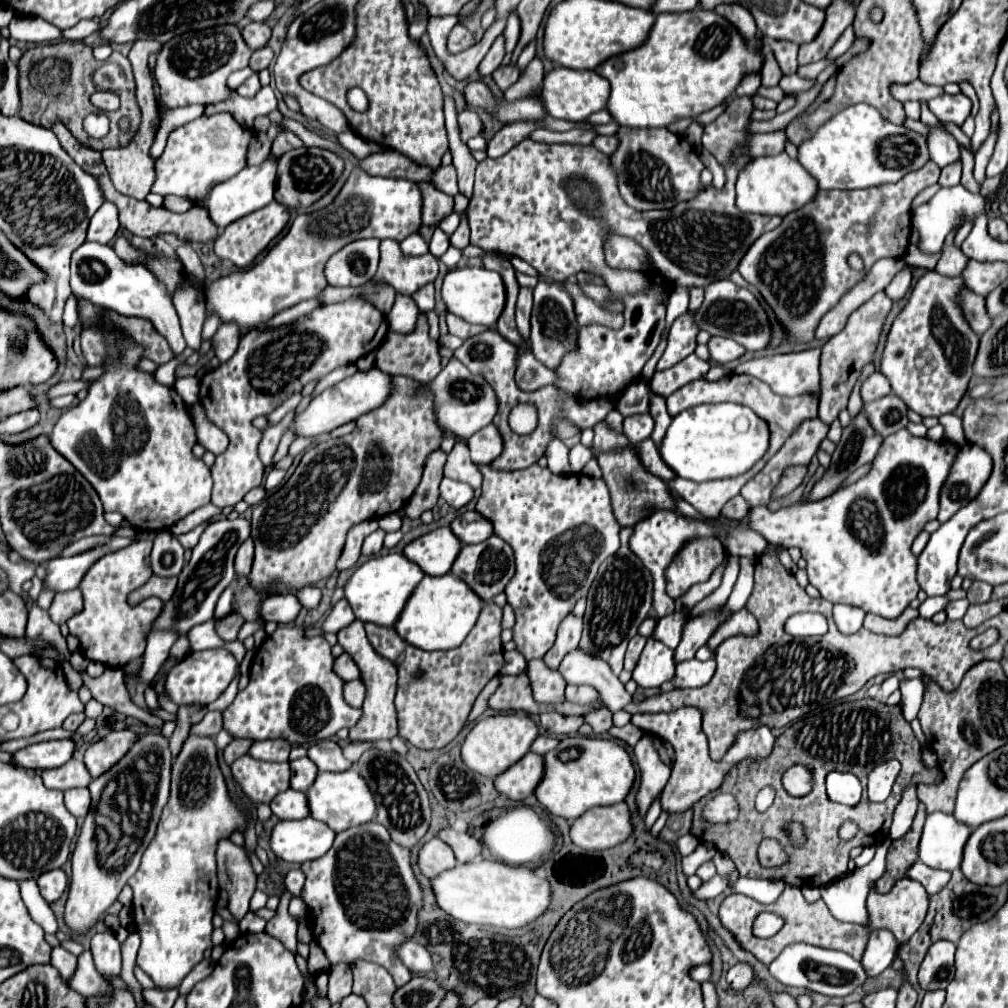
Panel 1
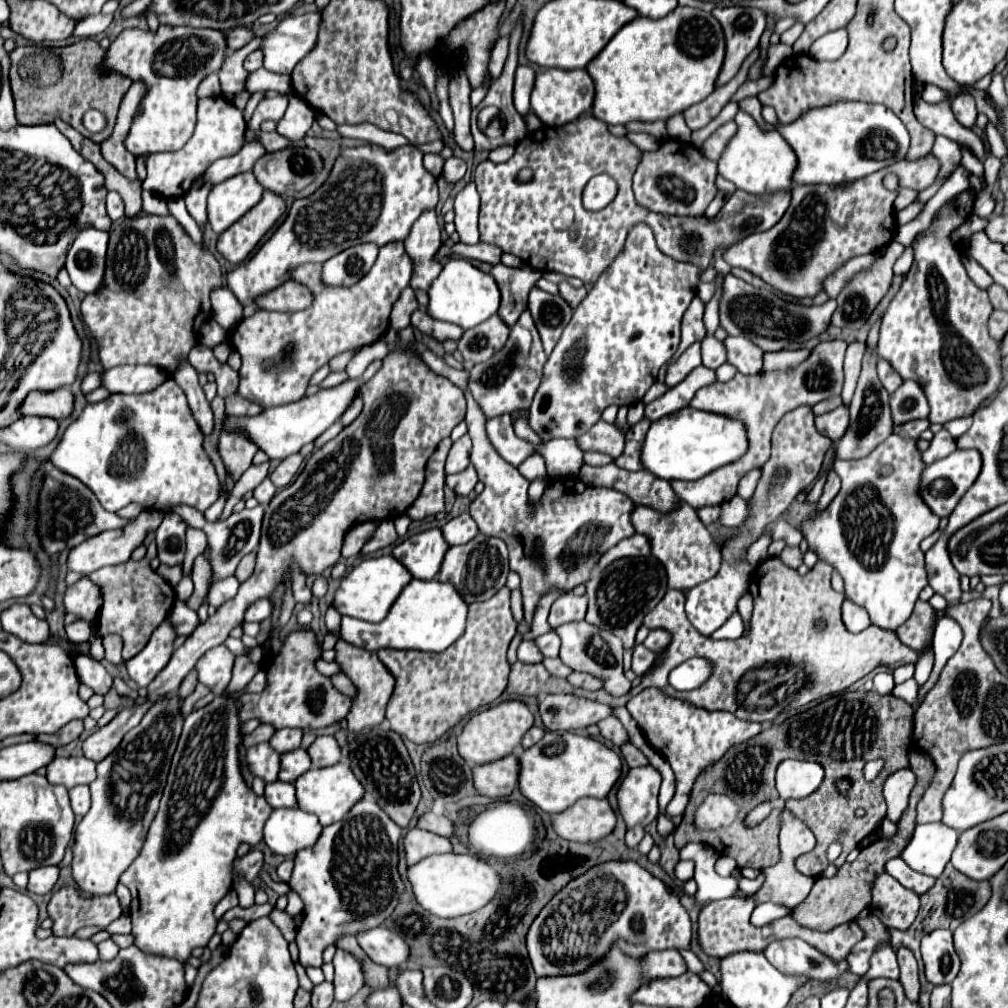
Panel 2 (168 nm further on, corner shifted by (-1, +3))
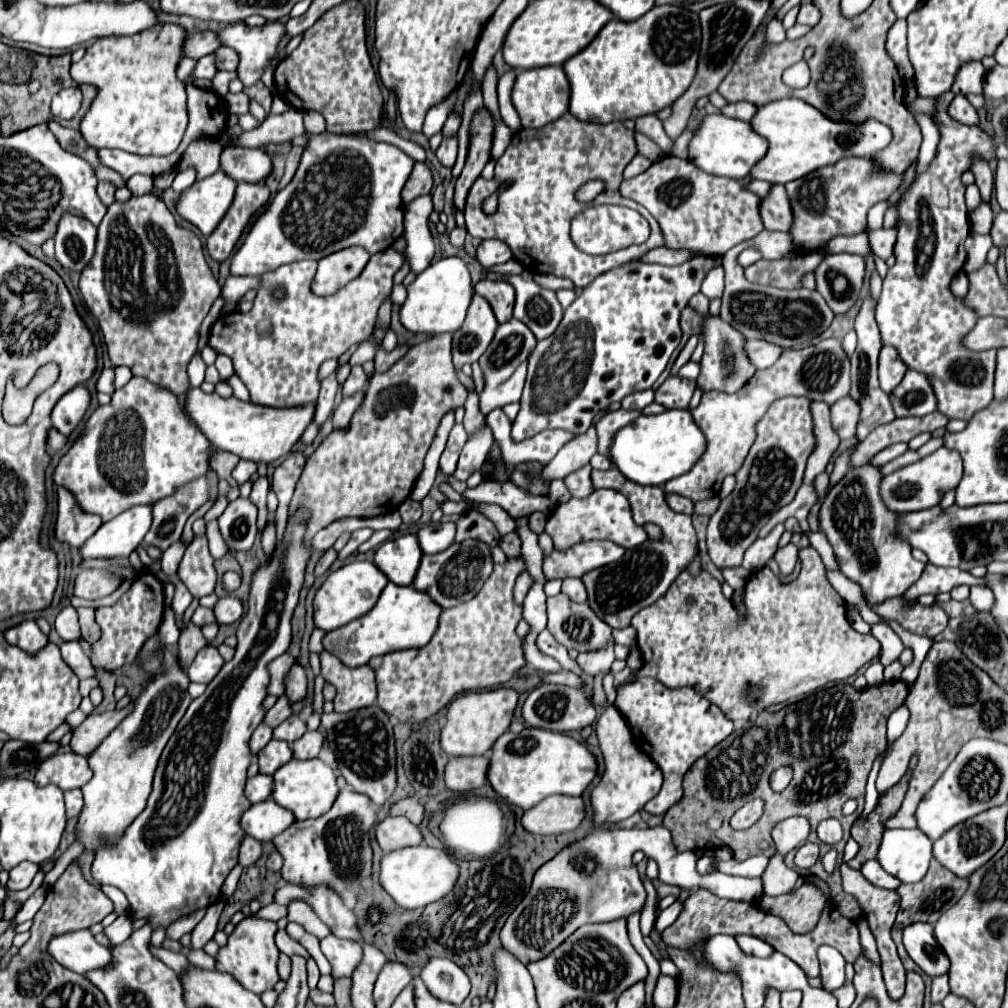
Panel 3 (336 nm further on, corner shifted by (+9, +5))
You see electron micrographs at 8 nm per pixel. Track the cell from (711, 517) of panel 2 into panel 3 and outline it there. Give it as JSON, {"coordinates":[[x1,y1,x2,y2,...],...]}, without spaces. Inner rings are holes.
{"coordinates":[[665,493,665,501,669,503,669,507,677,513,685,513,685,515,693,515,693,501,681,497,681,495,669,495]]}

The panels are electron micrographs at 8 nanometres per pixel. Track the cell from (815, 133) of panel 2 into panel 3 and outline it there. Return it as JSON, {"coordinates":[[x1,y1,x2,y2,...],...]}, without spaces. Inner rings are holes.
{"coordinates":[[779,99,773,103,765,103,757,107,757,113,749,121,749,125,753,125,753,131,757,131,757,135,765,137,769,143,769,151,765,153,765,157,761,157,761,161,757,161,751,177,781,185,799,179,823,165,837,163,841,157,869,157,887,147,891,141,889,127,875,119,869,119,861,125,835,123,801,99]]}

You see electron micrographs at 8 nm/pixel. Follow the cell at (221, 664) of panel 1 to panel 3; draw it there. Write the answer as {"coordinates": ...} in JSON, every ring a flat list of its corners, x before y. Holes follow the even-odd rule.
{"coordinates":[[207,645,207,647,203,647,199,653,197,653,197,657,195,657,195,661,191,663,191,667,187,669,187,673,189,673,189,679,191,681,195,681,195,683,211,683,211,679,219,673,219,669,223,667,223,657,219,655,219,651,215,649,215,647,211,647,211,645]]}

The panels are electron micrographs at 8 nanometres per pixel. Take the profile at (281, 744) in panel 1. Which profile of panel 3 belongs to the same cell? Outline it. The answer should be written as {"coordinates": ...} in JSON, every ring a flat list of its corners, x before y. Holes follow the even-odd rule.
{"coordinates":[[293,715,293,717,289,717,287,721,283,721,279,727,273,729,273,739,283,739,283,741,287,741,287,743,293,743,293,741,297,741,305,731,307,731,305,721,299,719,297,715]]}

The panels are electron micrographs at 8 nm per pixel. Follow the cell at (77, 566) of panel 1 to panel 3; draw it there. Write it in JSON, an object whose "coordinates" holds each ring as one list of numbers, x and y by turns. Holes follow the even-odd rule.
{"coordinates":[[137,505,99,527,81,547,83,559,91,557,129,557,151,527,151,505]]}

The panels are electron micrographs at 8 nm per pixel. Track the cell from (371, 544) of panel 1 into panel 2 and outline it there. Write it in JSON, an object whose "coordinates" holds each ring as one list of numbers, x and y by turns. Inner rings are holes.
{"coordinates":[[385,519,377,531,373,533,373,537,363,545,361,549,361,555,369,555,369,553,375,553,387,545,393,545,397,541,397,533,395,533,395,527,393,527,393,521,391,519]]}

